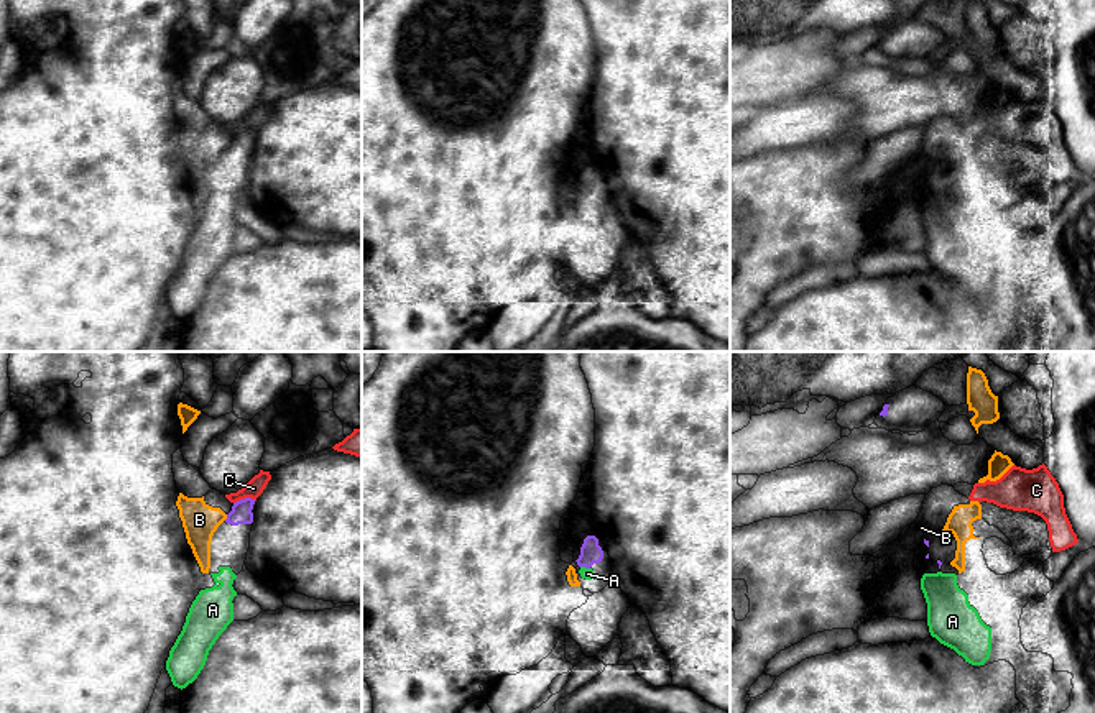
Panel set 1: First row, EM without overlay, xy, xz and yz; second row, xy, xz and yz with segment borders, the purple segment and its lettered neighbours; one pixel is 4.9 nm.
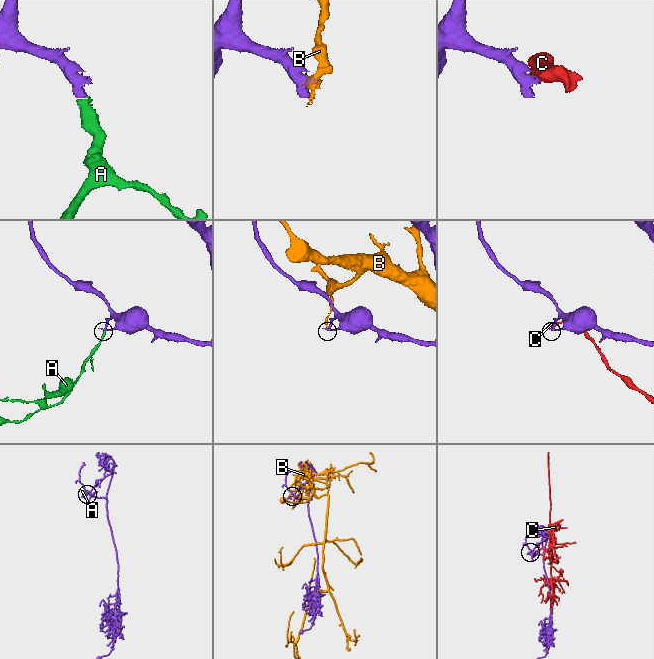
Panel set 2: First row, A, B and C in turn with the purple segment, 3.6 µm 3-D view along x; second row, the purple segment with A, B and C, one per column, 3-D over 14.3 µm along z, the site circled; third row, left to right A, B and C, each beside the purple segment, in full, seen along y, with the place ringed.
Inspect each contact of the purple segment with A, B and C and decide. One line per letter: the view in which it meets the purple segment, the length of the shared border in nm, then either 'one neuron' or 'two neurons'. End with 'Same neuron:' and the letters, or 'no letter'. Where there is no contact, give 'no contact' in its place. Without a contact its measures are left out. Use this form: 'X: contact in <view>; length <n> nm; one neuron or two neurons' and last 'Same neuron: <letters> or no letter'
A: contact in xz; length 50 nm; one neuron
B: contact in xy; length 40 nm; two neurons
C: contact in xy; length 110 nm; two neurons
Same neuron: A

